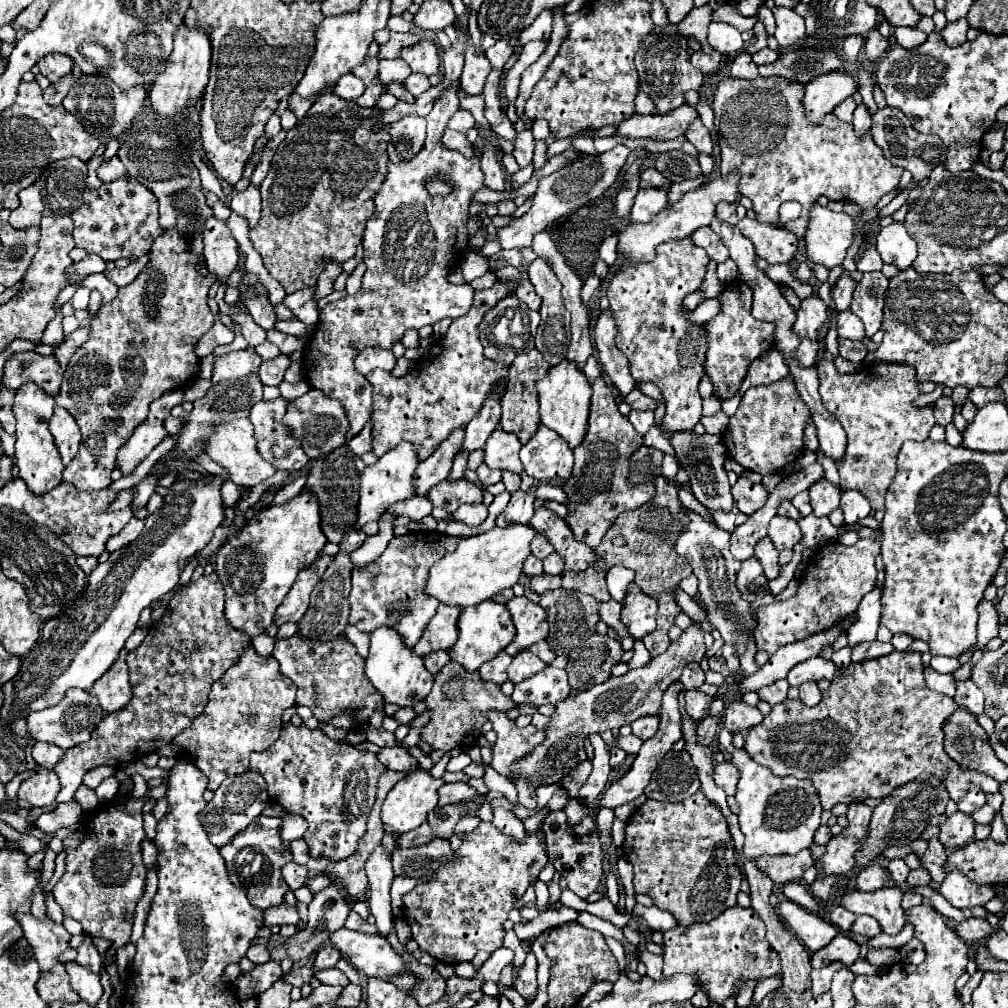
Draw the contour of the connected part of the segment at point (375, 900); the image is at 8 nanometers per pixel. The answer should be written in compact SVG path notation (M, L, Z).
M378 845L366 861L366 877L370 883L370 913L376 917L376 927L382 935L394 927L392 907L390 907L390 885L394 879L390 851Z

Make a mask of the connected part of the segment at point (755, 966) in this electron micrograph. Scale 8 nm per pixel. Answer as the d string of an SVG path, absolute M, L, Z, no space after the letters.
M730 907L720 917L704 925L692 925L688 933L674 927L664 933L664 975L686 973L700 981L702 989L716 1003L724 1003L734 993L738 979L766 979L780 973L780 957L764 939L764 921L748 907Z

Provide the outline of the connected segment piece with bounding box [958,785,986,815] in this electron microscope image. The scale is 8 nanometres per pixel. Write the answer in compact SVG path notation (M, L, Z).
M972 785L972 787L968 789L968 793L966 793L966 797L964 797L964 799L960 799L958 809L960 809L962 813L970 815L976 807L980 807L980 805L984 805L984 803L986 803L986 795L982 793L982 789L980 789L980 787Z

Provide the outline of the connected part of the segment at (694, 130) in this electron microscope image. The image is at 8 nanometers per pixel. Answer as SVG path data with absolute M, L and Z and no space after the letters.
M694 119L686 131L686 139L702 153L712 153L712 137L710 137L710 131L702 125L700 119Z

